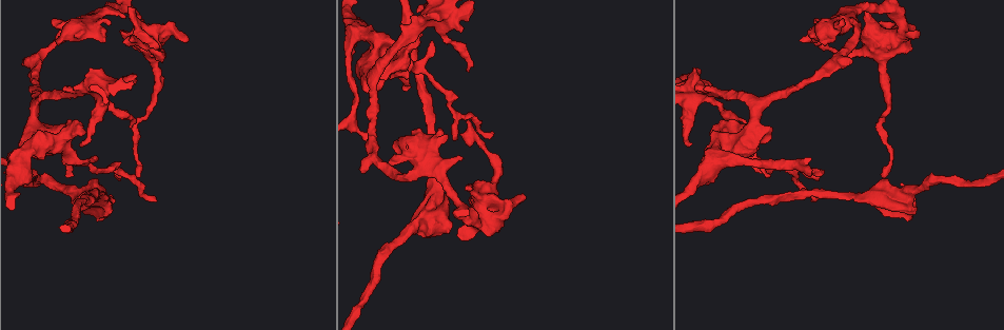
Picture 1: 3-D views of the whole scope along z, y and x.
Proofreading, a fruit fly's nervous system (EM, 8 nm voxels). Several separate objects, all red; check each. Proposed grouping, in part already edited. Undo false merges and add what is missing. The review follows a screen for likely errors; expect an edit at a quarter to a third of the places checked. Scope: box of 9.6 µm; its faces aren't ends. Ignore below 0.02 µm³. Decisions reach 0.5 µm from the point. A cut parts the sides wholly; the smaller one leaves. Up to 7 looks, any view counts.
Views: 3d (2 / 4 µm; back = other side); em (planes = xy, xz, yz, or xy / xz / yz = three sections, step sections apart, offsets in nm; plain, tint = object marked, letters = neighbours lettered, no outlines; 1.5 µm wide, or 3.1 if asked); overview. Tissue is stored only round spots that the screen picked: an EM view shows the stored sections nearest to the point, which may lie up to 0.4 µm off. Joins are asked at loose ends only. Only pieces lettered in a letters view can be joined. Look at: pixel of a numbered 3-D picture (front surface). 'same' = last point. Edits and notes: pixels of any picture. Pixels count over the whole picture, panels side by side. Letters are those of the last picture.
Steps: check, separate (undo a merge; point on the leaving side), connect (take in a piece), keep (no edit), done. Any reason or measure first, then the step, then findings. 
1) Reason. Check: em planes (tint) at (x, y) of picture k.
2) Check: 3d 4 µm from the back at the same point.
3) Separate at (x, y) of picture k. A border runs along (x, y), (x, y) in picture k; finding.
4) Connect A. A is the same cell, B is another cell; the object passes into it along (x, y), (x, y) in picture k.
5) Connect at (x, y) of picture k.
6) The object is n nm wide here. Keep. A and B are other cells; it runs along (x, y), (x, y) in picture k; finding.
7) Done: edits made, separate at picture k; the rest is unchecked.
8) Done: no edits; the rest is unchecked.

Tapers out. Check: 3d 2 µm at (885, 175) of picture 1.

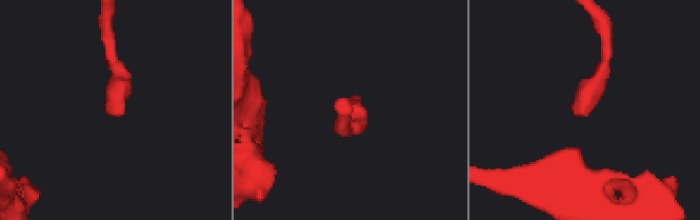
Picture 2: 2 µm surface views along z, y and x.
Check: em planes (letters) at (113, 115) of picture 2.

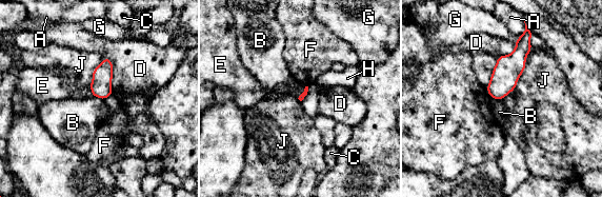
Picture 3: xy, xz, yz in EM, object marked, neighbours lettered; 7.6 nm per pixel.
The longest contact is with J, 340 nm. Keep. A, B, C, D, E, F, G, H and J are other cells; no lettered piece goes on from it.

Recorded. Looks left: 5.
Branch point. Check: 3d 2 µm at (423, 167) of picture 1.

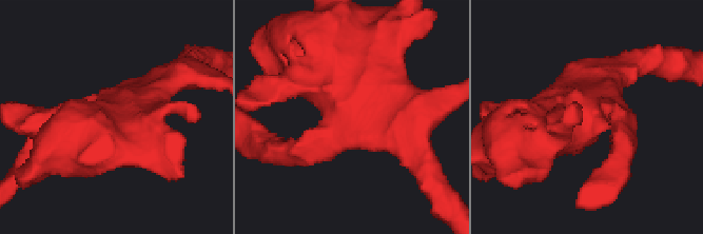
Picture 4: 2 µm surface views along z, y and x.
Check: em planes (tint) at (595, 108) of picture 4.

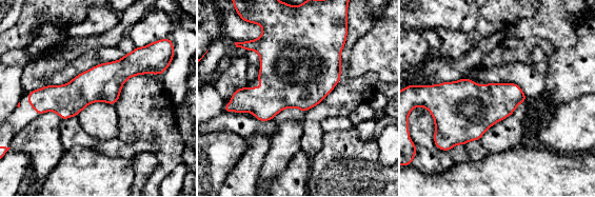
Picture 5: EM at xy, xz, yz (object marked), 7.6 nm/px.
See the neighbours. Check: em planes (letters) at the same point.

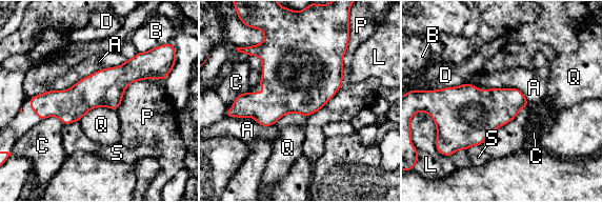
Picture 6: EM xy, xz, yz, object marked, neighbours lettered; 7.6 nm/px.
Keep. A, B, C, D, L, P, Q and S are other cells; a border runs along (116, 109), (95, 106), (79, 120) in picture 6; all the same neuron.

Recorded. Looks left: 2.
An open end. Check: 3d 4 µm at (80, 135) of picture 1.

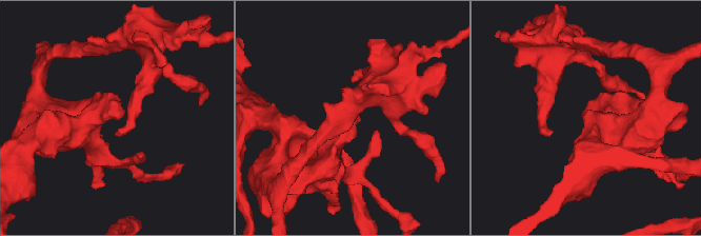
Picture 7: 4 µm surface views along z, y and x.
Need the tissue. Check: em planes (letters) at (118, 119) of picture 7.

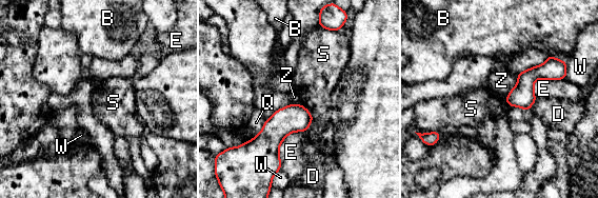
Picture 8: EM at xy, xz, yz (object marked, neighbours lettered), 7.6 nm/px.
Keep. B, D, E, Q, S, W and Z are other cells; it runs along (562, 63), (538, 72), (511, 103) in picture 8; none of them fits.

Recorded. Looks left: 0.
Done: no edits; the rest is unchecked.

